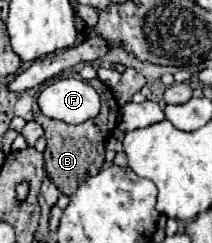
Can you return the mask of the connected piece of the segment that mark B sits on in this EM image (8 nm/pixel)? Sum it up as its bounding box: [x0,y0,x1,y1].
[33,80,119,196]

